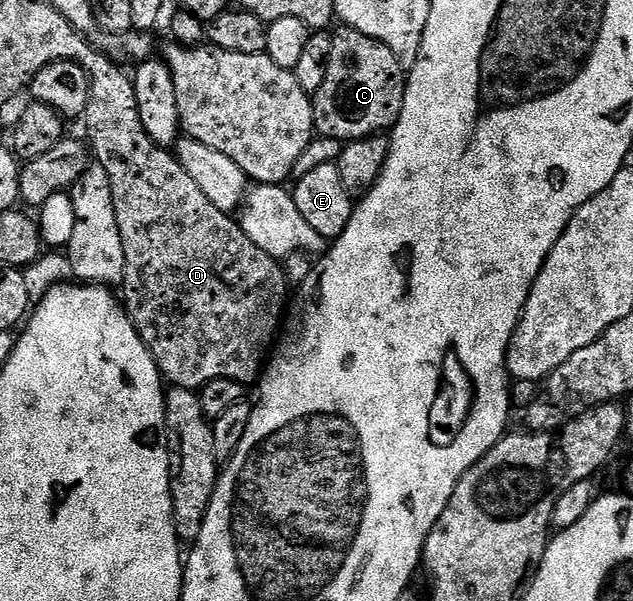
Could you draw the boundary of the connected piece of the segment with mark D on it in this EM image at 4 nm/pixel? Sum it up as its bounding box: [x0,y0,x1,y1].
[60,23,288,391]

